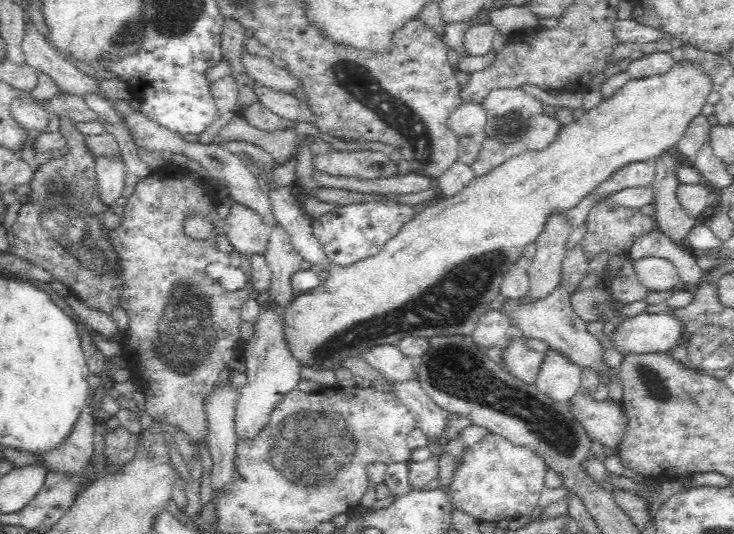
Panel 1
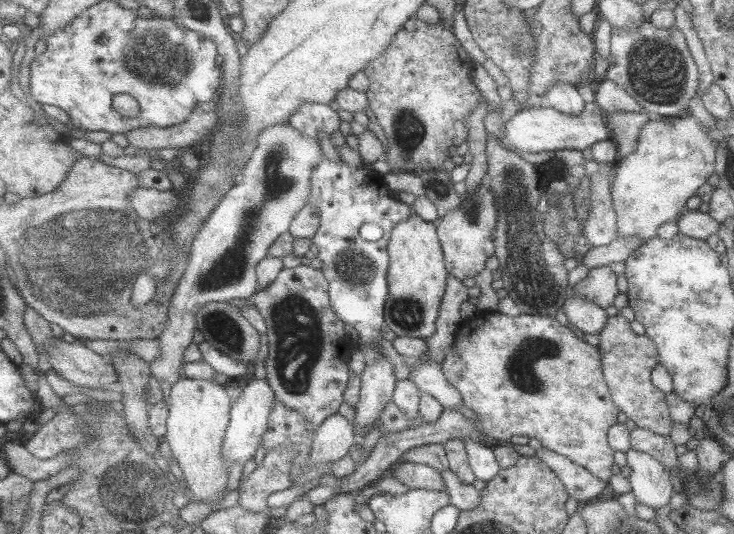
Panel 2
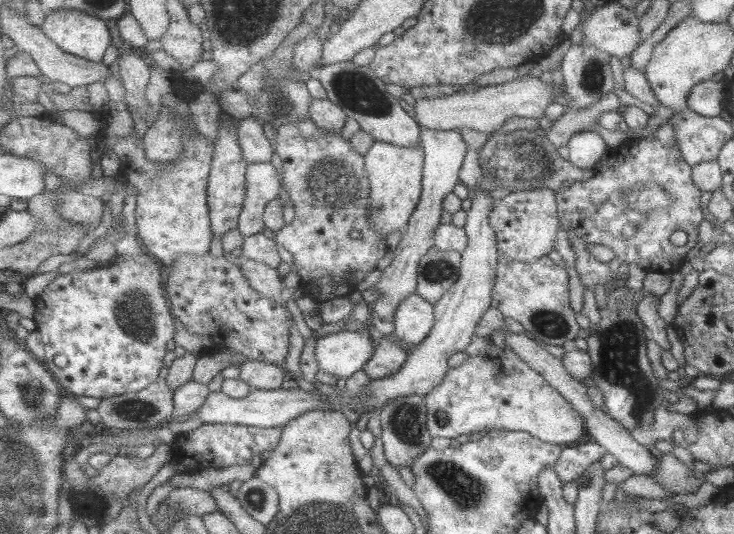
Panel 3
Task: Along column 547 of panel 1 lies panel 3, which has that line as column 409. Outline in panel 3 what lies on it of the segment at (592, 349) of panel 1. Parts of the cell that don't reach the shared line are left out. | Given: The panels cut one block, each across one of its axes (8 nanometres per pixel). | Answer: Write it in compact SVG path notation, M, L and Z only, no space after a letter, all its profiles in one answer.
M411 294L395 312L395 337L399 344L421 344L435 326L435 306L420 294Z

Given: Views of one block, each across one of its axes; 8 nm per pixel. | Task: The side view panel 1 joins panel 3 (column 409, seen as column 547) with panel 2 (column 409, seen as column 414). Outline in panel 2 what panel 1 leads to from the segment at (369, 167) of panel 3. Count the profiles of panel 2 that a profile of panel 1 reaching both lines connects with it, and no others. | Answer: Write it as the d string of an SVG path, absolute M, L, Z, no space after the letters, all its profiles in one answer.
M413 212L408 219L397 223L391 233L388 244L391 268L388 277L389 298L385 307L386 324L402 337L431 336L436 331L440 306L450 277L437 222L429 222Z

